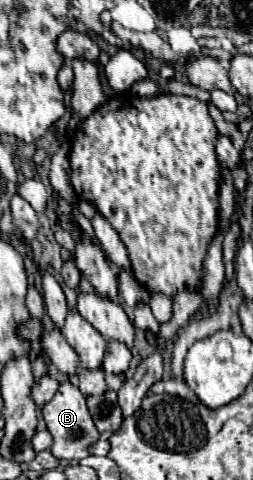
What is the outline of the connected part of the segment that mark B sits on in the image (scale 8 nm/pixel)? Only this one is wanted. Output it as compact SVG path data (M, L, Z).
M70 381L60 383L60 387L58 387L56 395L52 397L52 401L48 401L42 407L42 417L46 421L46 429L54 437L50 453L56 459L78 459L80 461L80 459L84 459L84 457L90 455L90 447L100 439L100 431L96 431L96 425L92 423L92 417L88 413L86 397Z

